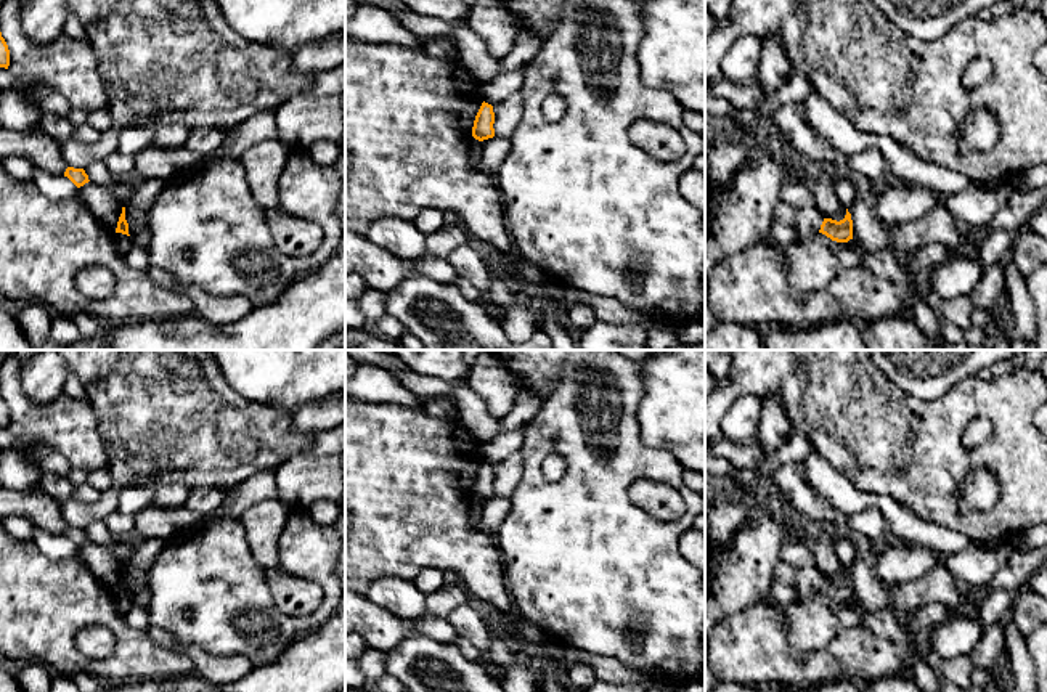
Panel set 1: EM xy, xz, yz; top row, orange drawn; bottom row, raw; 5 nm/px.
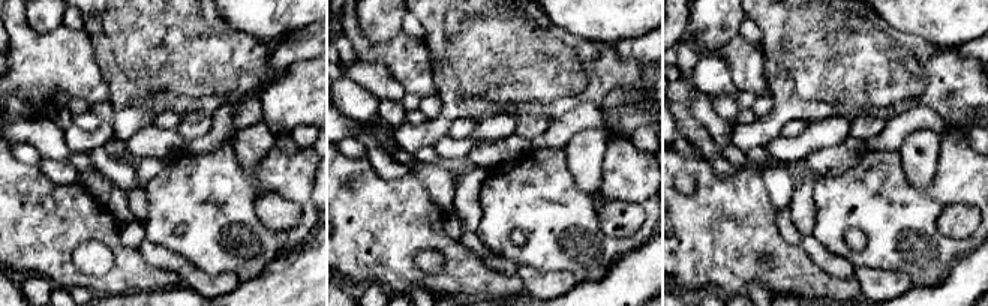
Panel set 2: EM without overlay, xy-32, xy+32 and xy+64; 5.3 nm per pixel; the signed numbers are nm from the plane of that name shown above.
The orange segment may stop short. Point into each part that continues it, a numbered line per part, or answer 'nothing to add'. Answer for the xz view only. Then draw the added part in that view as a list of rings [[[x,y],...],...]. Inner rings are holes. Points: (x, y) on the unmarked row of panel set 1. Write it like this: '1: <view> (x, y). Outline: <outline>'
nothing to add

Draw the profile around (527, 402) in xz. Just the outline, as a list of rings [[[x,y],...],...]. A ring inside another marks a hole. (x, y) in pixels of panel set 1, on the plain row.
[[[548,387],[519,390],[511,411],[504,417],[498,419],[498,434],[520,429],[527,421],[530,421],[536,414],[546,392]]]

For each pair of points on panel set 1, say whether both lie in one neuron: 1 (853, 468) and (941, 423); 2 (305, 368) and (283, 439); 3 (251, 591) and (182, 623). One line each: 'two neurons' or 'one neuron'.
1: one neuron
2: two neurons
3: one neuron

